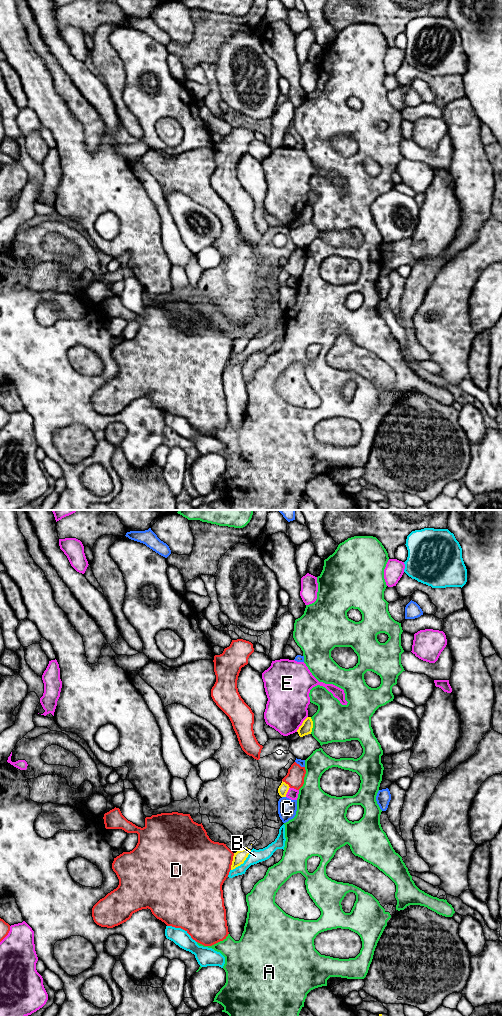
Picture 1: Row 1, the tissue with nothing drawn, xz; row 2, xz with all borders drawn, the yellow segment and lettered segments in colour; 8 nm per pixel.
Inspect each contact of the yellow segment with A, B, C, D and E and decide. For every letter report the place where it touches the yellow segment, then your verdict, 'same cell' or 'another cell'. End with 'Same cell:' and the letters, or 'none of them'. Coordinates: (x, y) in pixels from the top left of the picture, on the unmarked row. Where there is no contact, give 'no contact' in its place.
A: meets yellow in xz at (312, 213); another cell
B: meets yellow in xz at (243, 350); another cell
C: meets yellow in xz at (284, 284); another cell
D: meets yellow in xz at (232, 349); another cell
E: meets yellow in xz at (302, 212); another cell
Same cell: none of them

